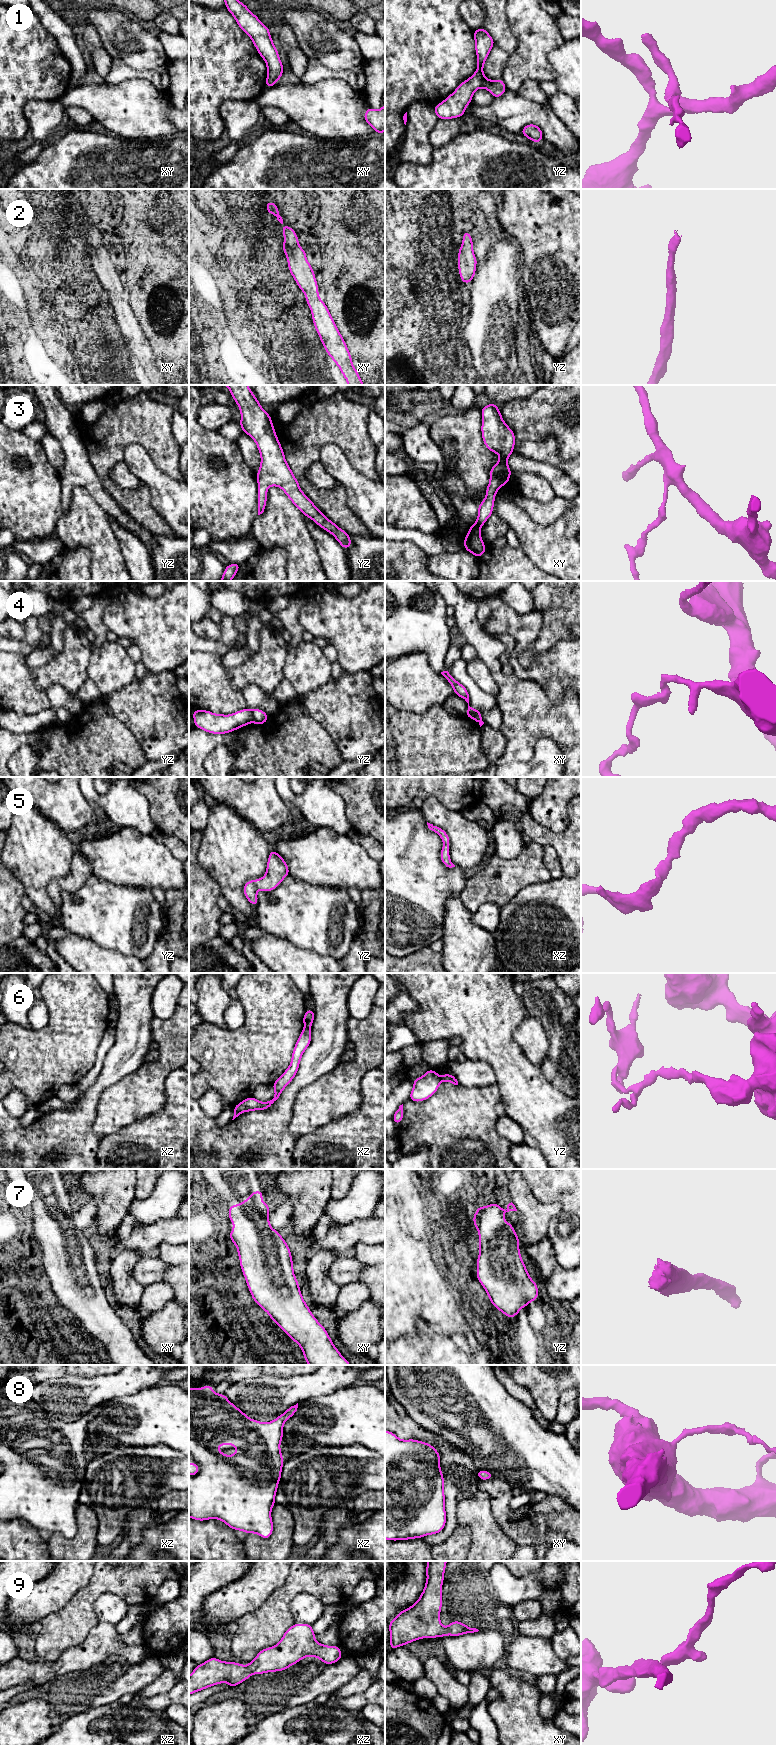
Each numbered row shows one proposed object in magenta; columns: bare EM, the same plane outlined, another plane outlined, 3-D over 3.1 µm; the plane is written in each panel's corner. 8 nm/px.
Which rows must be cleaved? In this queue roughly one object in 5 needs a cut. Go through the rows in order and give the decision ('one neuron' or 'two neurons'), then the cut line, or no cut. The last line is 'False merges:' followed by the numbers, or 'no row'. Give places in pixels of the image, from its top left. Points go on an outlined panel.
1: two neurons | yz (484, 77), (481, 86)
2: one neuron | no cut
3: one neuron | no cut
4: two neurons | xy (475, 710), (475, 714), (480, 718), (479, 722)
5: one neuron | no cut
6: two neurons | xz (305, 1027), (309, 1028)
7: one neuron | no cut
8: one neuron | no cut
9: one neuron | no cut
False merges: 1, 4, 6

